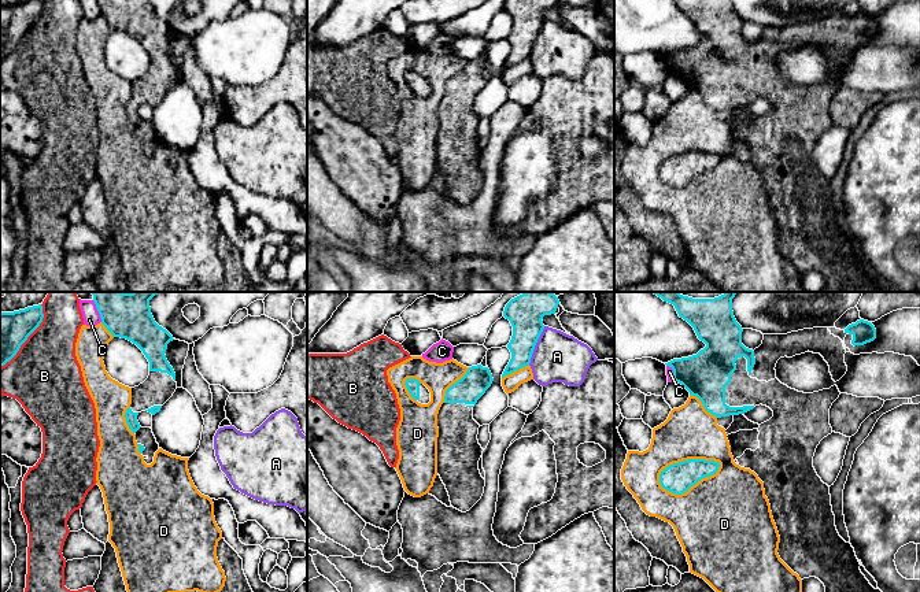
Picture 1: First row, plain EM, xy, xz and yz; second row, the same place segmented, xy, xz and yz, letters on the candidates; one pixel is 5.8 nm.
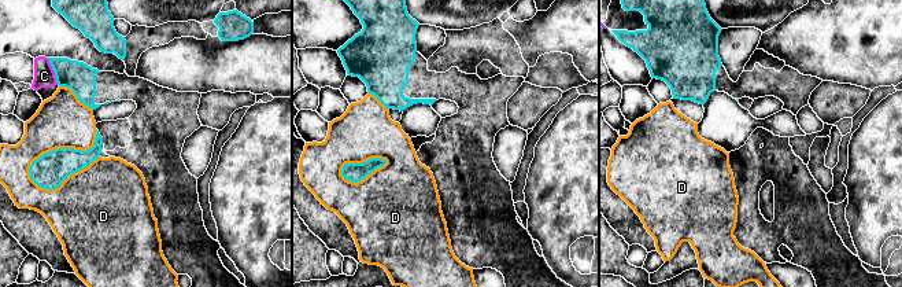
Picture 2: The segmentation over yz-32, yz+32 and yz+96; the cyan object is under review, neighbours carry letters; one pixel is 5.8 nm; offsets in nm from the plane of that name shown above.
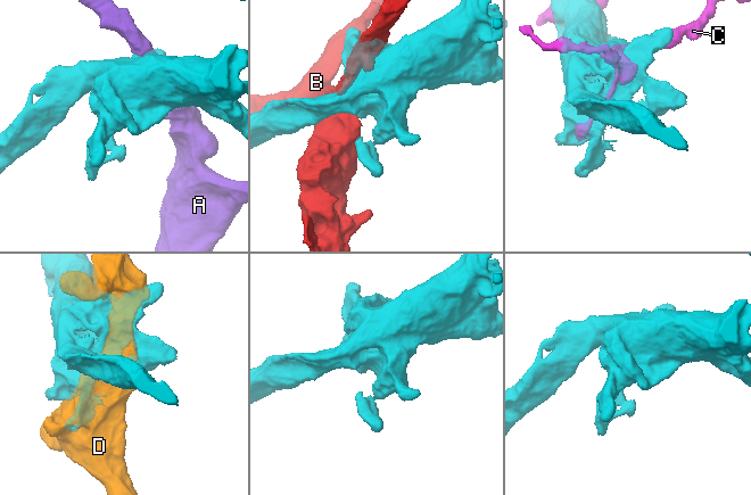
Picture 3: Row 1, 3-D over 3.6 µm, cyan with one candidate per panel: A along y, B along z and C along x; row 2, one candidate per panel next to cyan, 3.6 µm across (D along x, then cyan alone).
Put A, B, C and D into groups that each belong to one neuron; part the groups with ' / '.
A / B / C / D

